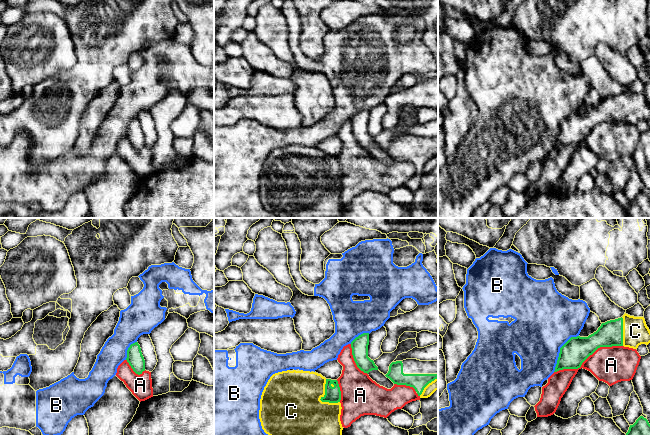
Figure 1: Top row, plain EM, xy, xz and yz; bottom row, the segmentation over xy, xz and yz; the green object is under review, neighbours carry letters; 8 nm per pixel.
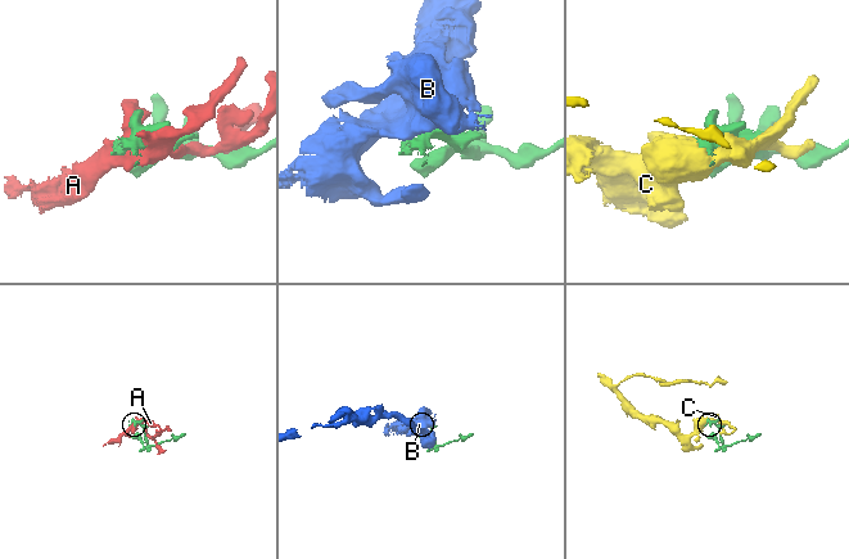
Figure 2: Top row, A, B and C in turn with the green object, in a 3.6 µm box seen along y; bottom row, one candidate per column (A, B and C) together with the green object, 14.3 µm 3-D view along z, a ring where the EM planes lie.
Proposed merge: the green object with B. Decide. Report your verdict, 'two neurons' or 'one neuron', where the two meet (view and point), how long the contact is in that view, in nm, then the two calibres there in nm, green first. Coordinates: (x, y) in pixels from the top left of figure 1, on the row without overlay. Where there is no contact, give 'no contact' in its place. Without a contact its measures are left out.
two neurons | yz (560, 127) | 360 nm | 220/460 nm

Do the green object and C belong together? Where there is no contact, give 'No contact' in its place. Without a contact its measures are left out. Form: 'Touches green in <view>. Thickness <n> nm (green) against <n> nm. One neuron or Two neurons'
Touches green in xz. Thickness 130 nm (green) against 500 nm. One neuron

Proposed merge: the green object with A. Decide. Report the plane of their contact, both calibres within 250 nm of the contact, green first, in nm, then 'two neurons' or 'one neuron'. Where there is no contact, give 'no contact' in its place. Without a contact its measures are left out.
contact in yz; calibres 220 and 300 nm; two neurons

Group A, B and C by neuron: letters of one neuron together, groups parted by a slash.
A / B / C

